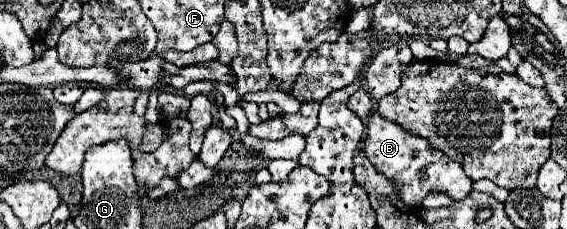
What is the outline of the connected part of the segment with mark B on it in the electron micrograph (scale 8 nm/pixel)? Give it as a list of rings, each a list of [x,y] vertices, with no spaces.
[[[377,110],[367,120],[367,138],[363,152],[377,168],[377,172],[395,180],[395,186],[399,188],[399,198],[403,202],[421,204],[431,188],[447,192],[453,200],[463,200],[471,192],[473,182],[463,172],[461,164],[445,156],[441,150],[433,148],[425,138],[407,132],[391,120],[385,120]]]

